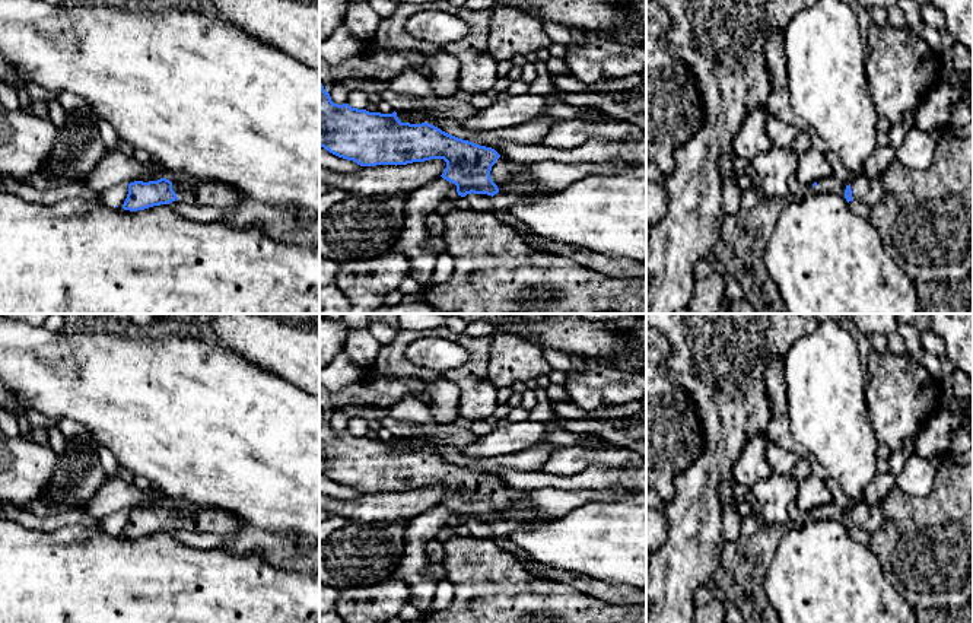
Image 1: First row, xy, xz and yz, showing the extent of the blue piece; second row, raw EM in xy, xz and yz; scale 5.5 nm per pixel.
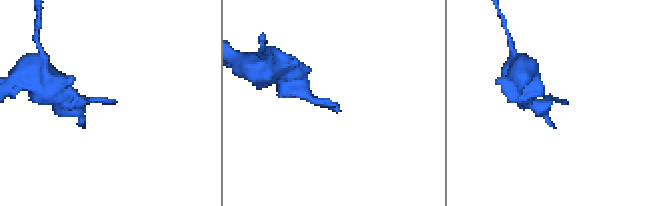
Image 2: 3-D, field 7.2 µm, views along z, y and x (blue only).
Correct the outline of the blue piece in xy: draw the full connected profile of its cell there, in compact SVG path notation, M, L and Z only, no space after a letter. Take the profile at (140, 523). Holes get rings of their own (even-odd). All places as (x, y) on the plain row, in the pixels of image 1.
M160 505L149 509L130 509L123 535L137 538L153 533L169 531L175 527L193 533L214 533L226 537L236 534L244 527L244 522L235 514L217 508L203 508L191 512Z

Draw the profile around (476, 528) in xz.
M467 521L465 522L468 535L474 537L474 538L493 538L493 528L492 528L492 522L487 521Z

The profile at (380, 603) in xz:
M387 579L372 587L341 589L334 611L346 623L387 623L410 603L406 582Z

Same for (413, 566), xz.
M439 503L408 519L404 533L404 553L391 579L408 585L410 603L426 616L432 607L438 585L436 579L427 570L426 544L435 538L441 528L455 522L458 522L457 512Z

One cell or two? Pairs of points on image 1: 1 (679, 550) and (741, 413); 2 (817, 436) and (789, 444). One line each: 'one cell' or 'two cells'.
1: one cell
2: two cells

